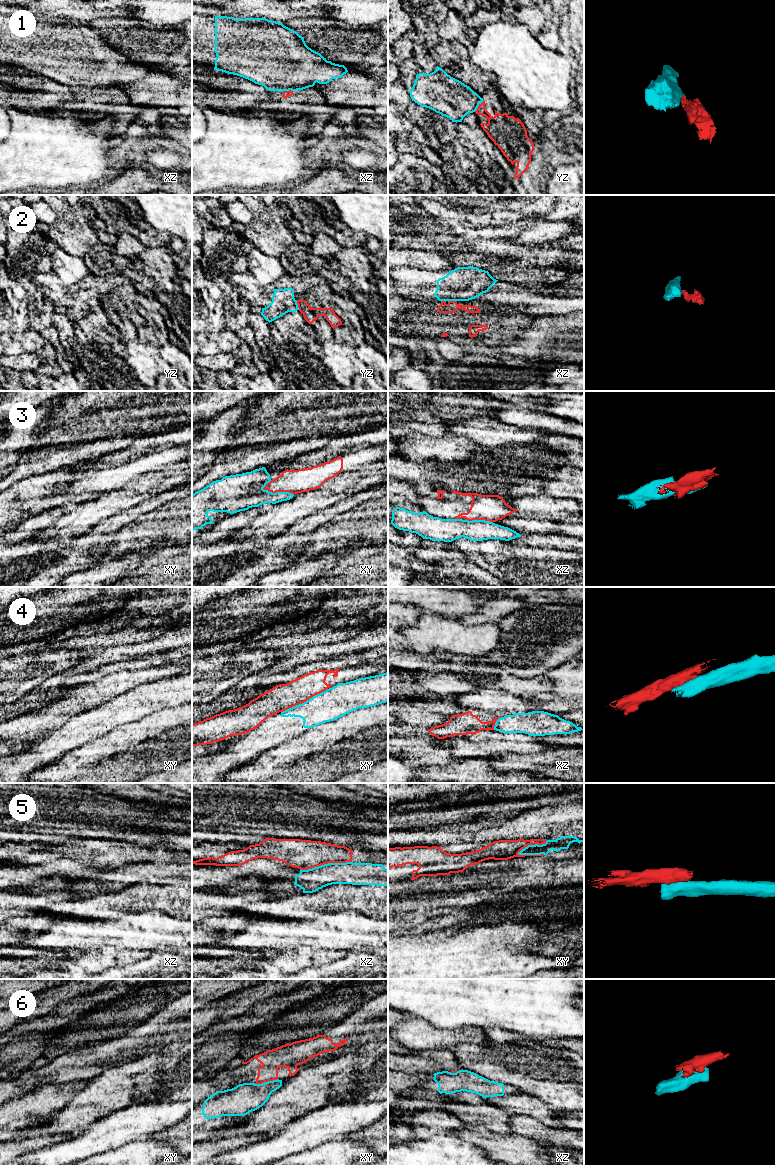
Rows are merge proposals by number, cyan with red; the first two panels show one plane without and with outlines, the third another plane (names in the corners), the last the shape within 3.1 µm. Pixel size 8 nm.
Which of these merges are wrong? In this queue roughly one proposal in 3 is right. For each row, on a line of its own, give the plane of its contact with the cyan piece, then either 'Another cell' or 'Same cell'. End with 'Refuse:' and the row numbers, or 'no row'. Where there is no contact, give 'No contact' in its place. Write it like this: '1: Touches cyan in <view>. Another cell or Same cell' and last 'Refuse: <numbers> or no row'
1: Touches cyan in yz. Another cell
2: Touches cyan in yz. Another cell
3: Touches cyan in xy. Another cell
4: Touches cyan in xy. Another cell
5: Touches cyan in xy. Another cell
6: Touches cyan in xy. Another cell
Refuse: 1, 2, 3, 4, 5, 6

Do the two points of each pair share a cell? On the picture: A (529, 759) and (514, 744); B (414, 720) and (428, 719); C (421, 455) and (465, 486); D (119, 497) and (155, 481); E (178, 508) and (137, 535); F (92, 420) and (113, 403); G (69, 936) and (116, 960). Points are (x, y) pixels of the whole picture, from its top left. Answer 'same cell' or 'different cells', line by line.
A: different cells
B: same cell
C: same cell
D: same cell
E: same cell
F: same cell
G: different cells

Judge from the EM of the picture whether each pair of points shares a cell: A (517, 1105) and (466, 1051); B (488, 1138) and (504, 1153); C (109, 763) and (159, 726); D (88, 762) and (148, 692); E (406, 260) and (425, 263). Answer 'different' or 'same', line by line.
A: different
B: same
C: same
D: different
E: same

